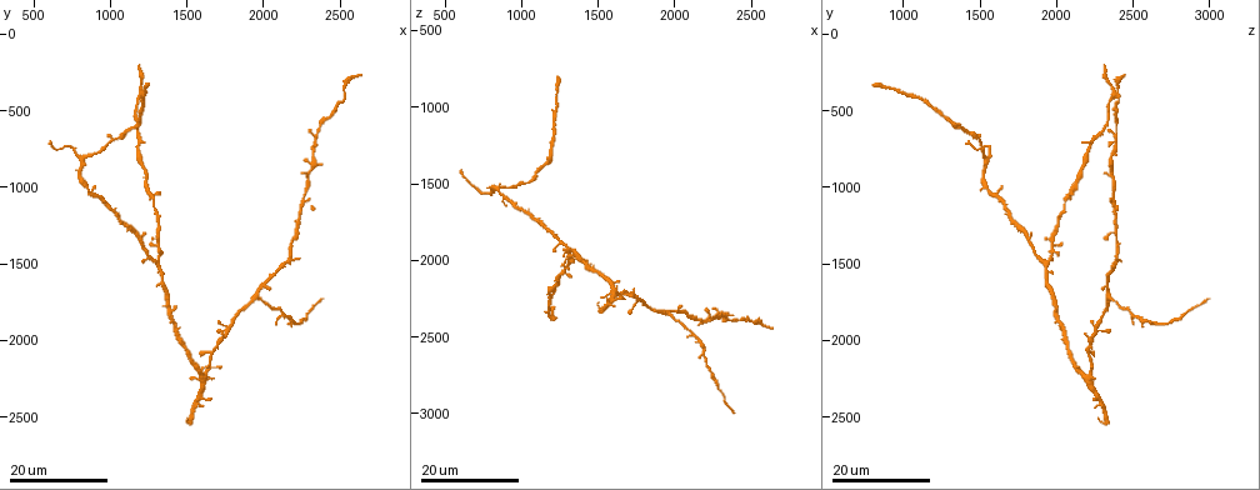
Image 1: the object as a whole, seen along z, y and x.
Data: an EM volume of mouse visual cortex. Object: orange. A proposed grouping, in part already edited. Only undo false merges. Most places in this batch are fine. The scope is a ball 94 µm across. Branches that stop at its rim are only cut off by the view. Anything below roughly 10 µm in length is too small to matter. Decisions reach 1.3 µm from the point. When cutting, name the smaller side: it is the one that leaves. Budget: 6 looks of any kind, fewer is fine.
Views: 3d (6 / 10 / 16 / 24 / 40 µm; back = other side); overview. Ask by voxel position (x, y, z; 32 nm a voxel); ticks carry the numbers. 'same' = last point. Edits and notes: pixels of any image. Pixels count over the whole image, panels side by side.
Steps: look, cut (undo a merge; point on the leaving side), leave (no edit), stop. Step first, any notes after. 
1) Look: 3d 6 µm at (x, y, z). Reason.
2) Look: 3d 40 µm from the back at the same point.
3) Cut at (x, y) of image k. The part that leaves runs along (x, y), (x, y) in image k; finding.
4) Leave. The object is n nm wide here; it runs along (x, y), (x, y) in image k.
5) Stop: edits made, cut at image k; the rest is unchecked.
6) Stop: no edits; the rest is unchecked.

Look: 3d 24 µm at (2280, 1840, 2800). Sudden change in width.

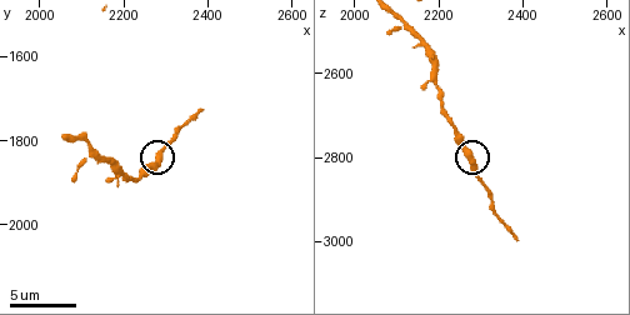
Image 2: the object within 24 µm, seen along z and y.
Look: 3d 6 µm at (2280, 1850, 2805).

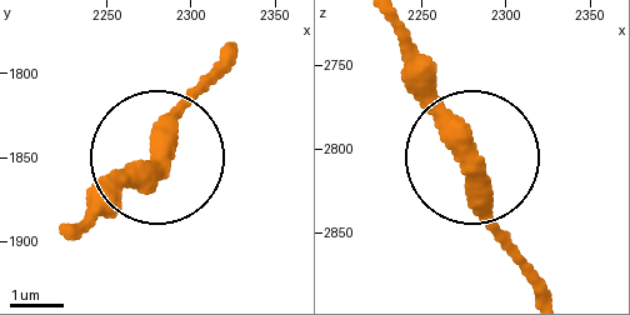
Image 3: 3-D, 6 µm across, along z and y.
Leave. It runs along (396, 28), (409, 81), (508, 251) in image 3; continuous, no second cell.

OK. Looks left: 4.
Look: 3d 24 µm at (1960, 1720, 2340). Small branch off a trunk.

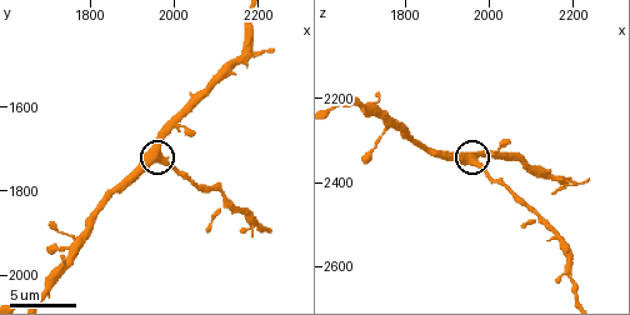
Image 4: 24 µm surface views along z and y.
Look: 3d 10 µm at (1970, 1710, 2345).

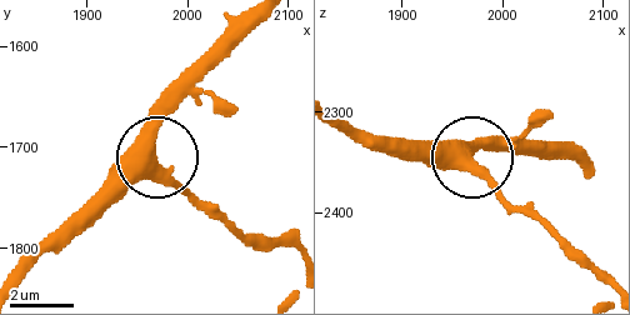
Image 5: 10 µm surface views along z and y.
Leave. 3 arms meet here; continuous, no second cell.

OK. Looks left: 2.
Look: 3d 16 µm at (2200, 1880, 2620). Three arms meet.

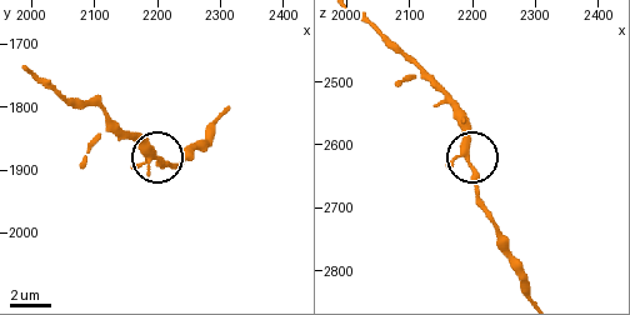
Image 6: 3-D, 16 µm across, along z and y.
Look: 3d 10 µm at the same point.

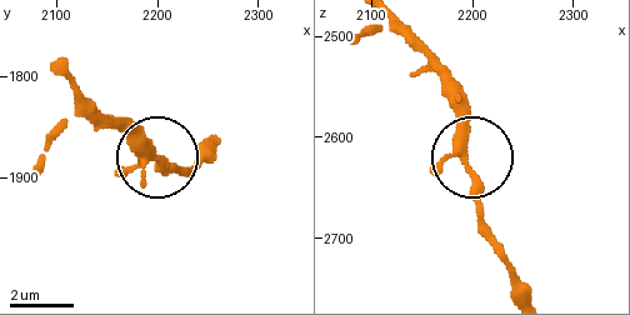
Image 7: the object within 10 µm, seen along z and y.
Leave. It runs along (60, 76), (158, 165), (186, 165) in image 7; all the same cell.

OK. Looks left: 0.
Stop: no edits; the rest is unchecked.

